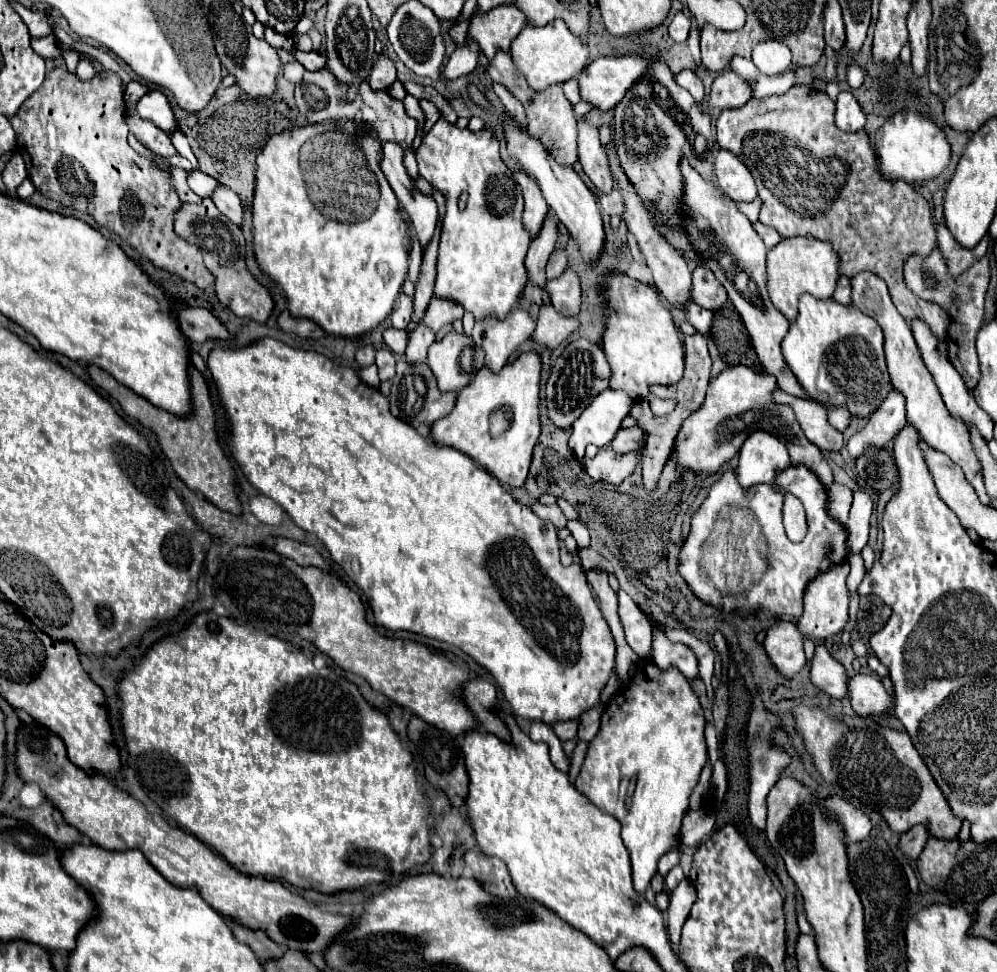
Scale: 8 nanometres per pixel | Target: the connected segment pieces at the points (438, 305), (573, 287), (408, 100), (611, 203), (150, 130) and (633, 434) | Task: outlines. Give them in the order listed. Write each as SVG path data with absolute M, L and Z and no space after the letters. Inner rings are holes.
M437 299L432 300L432 307L427 307L421 323L427 325L433 333L437 333L443 325L449 325L463 317L463 307L453 301Z
M565 269L559 279L553 279L545 285L551 305L557 313L563 317L575 317L579 313L581 305L581 289L579 289L579 277L571 269Z
M408 95L404 98L403 103L406 113L410 117L416 119L418 123L417 134L412 143L414 151L416 151L417 147L419 147L423 138L423 129L426 123L425 115L420 107L419 100L416 99L415 97Z
M613 189L609 195L601 195L599 203L607 215L623 215L623 199L619 197L617 189Z
M129 111L125 119L127 119L127 125L129 125L131 133L137 137L137 141L143 147L147 147L149 151L153 151L155 155L169 157L169 155L177 153L171 139L169 139L169 135L163 129L151 125L147 119L141 119L135 111Z
M631 427L631 429L619 429L615 439L611 441L611 449L615 449L615 453L629 453L635 451L643 445L643 431L639 427Z

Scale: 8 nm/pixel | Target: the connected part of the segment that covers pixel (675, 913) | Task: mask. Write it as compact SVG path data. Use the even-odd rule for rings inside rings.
M683 879L677 885L677 889L669 895L669 909L667 909L667 931L671 943L675 945L679 945L681 927L687 921L693 903L695 903L695 889L687 879Z

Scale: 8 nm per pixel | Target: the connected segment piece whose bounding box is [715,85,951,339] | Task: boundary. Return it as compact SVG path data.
M795 85L791 87L787 93L783 95L775 95L775 97L769 97L765 101L747 101L743 107L739 109L727 109L727 111L721 111L719 119L717 119L717 125L715 125L715 131L717 131L717 143L721 149L727 149L731 153L735 153L739 157L739 161L751 171L755 183L757 183L757 191L759 191L759 197L763 201L761 205L761 215L759 215L759 221L763 225L769 225L773 229L779 231L779 235L783 239L787 237L795 237L795 235L811 235L815 239L821 239L821 241L827 241L833 245L835 253L839 255L839 273L845 275L845 277L855 277L855 273L863 273L863 271L873 271L875 275L879 275L887 287L889 287L889 293L891 293L891 299L897 307L897 311L903 315L903 319L907 323L911 321L923 321L931 333L939 339L945 339L947 337L947 329L949 329L949 323L951 323L951 317L947 315L947 311L937 305L937 303L931 303L931 301L923 301L919 297L915 297L903 283L903 261L909 253L919 253L923 257L931 255L933 249L937 249L937 233L935 233L935 225L931 223L931 209L927 205L927 201L911 187L911 185L905 185L905 181L895 181L895 185L891 185L889 181L883 181L883 177L879 177L877 169L875 169L875 151L871 149L871 143L869 143L869 137L865 131L859 131L859 133L843 133L841 129L837 129L835 125L835 101L831 101L827 97L827 93L823 91L815 91L811 89L809 85Z

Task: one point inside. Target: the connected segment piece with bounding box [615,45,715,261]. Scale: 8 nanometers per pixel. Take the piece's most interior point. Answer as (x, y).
(652, 122)

